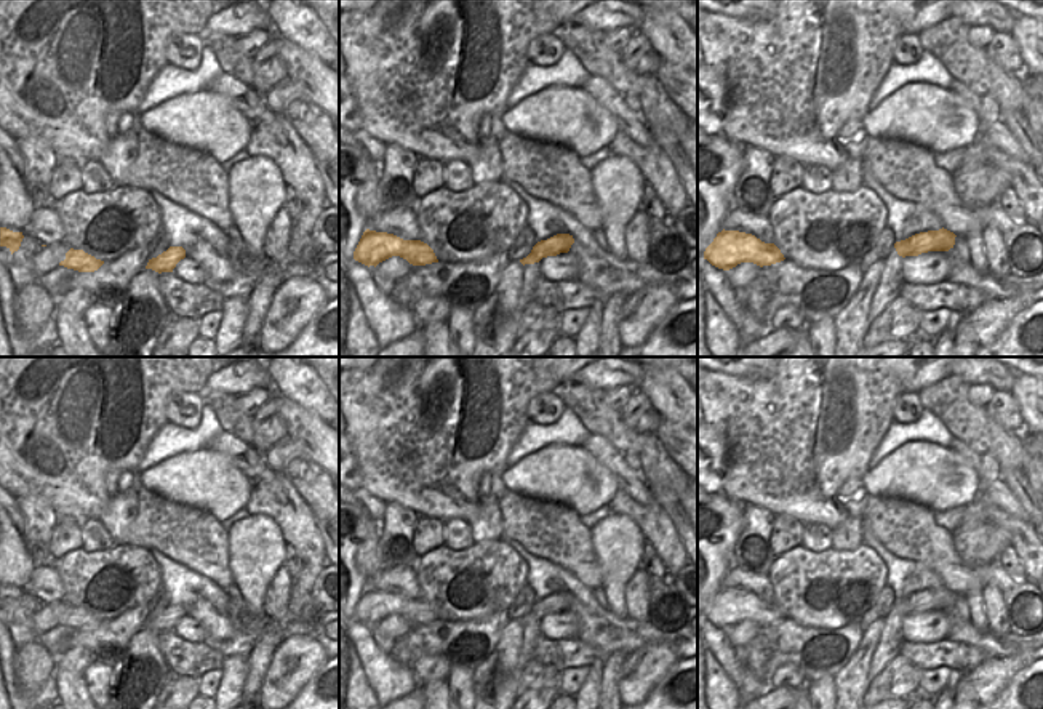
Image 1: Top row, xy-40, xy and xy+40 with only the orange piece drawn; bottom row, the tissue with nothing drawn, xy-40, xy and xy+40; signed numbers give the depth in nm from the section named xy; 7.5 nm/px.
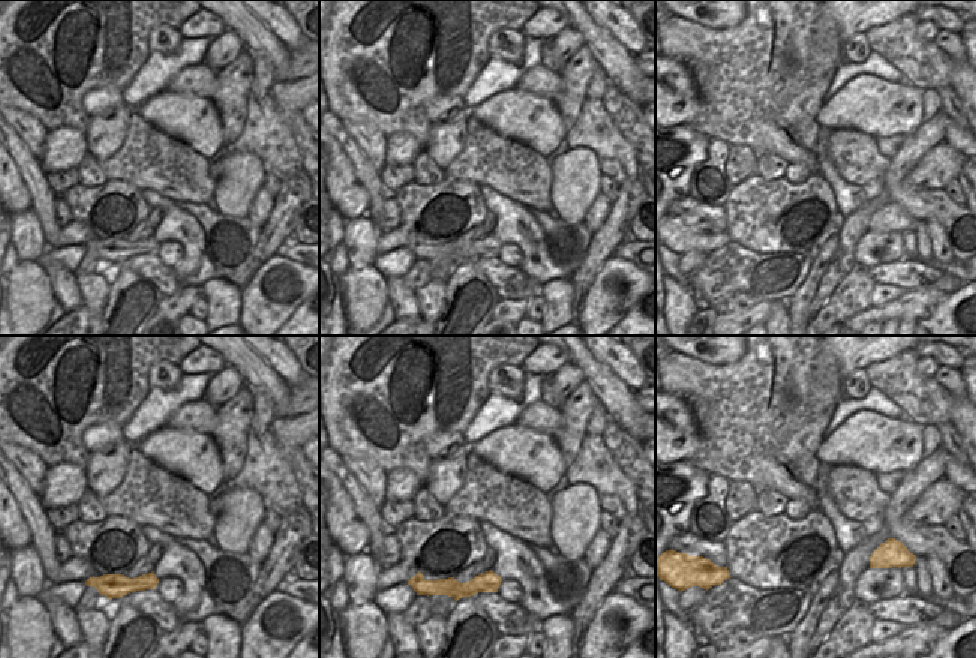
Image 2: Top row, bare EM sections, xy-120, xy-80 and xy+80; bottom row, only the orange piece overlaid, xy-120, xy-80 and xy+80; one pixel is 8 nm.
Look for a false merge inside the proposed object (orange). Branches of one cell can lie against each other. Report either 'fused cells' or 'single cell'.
single cell

